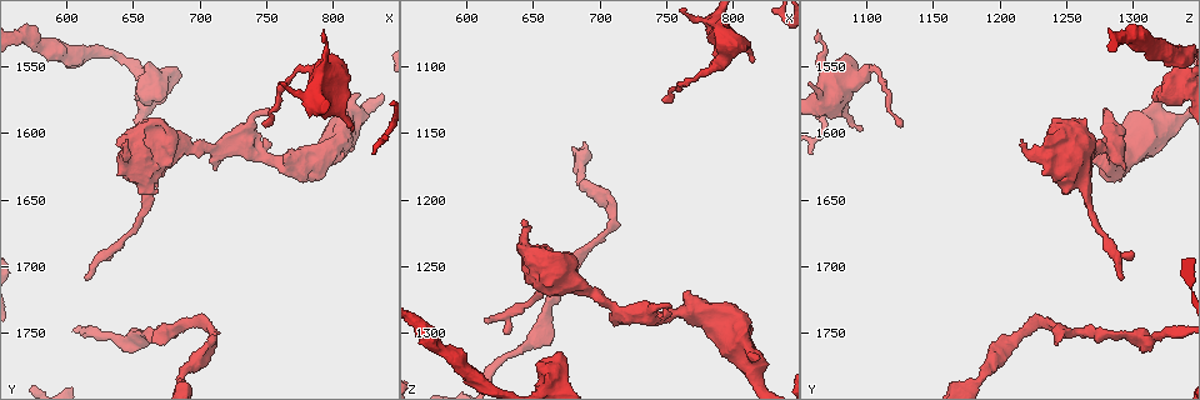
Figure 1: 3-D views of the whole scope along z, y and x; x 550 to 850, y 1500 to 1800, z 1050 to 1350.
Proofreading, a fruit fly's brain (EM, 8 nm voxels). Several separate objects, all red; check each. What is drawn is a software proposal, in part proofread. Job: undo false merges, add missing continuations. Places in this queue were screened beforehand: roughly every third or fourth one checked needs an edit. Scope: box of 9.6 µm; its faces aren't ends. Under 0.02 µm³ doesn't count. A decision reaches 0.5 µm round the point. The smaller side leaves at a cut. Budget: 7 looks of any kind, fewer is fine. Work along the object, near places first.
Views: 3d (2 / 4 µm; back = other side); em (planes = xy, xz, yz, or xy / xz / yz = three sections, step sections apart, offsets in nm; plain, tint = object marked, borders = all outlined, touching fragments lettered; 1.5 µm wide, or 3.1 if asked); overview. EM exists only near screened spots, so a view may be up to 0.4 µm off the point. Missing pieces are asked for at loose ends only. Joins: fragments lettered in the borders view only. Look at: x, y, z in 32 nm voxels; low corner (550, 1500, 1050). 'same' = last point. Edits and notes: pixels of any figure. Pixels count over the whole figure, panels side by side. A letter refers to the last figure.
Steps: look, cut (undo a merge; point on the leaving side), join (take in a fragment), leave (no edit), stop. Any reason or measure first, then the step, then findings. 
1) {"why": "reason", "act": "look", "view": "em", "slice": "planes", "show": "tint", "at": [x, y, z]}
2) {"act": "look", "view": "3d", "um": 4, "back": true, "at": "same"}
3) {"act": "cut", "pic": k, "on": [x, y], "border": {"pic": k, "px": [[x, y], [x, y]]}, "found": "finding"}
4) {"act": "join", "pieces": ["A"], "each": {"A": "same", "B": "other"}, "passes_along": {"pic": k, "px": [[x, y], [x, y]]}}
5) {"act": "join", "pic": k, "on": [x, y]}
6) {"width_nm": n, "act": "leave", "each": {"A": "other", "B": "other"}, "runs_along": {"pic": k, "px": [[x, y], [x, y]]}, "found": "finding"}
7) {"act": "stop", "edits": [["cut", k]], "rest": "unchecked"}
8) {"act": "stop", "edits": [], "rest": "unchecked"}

{"why": "free end", "act": "look", "view": "em", "slice": "xy", "step": 8, "show": "borders", "at": [670, 1576, 1314]}

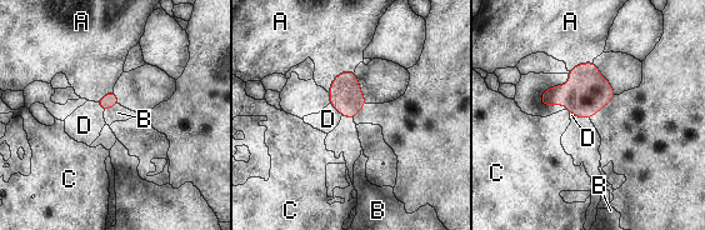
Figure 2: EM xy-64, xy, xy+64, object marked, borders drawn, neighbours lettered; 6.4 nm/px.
{"why": "another direction", "act": "look", "view": "em", "slice": "planes", "show": "borders", "at": "same"}

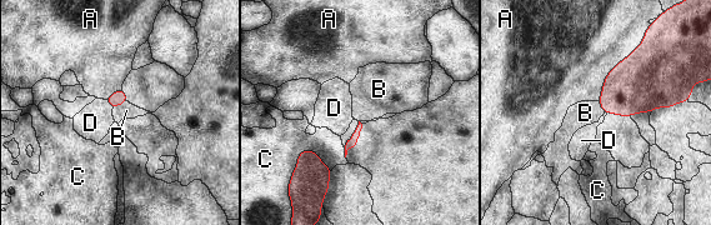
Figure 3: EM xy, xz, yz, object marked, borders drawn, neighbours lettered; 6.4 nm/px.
{"act": "join", "pieces": ["D"], "each": {"A": "other", "B": "other", "C": "other", "D": "same"}, "passes_along": {"pic": 3, "px": [[119, 96], [109, 104], [93, 123]]}, "found": "the neuron continues"}

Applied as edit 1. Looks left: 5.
{"act": "look", "view": "overview"}

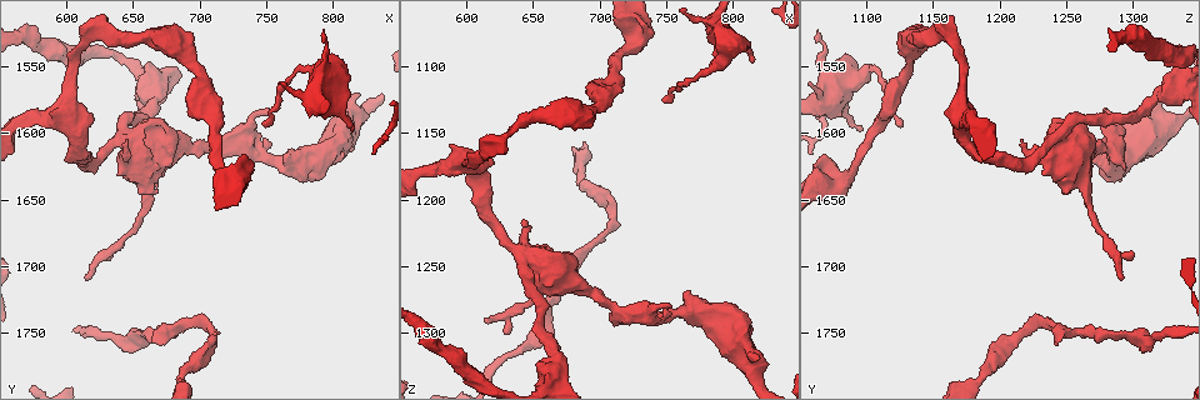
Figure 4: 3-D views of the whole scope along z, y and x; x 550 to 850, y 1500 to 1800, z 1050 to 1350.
{"why": "free end", "act": "look", "view": "3d", "um": 4, "at": [820, 1570, 1318]}

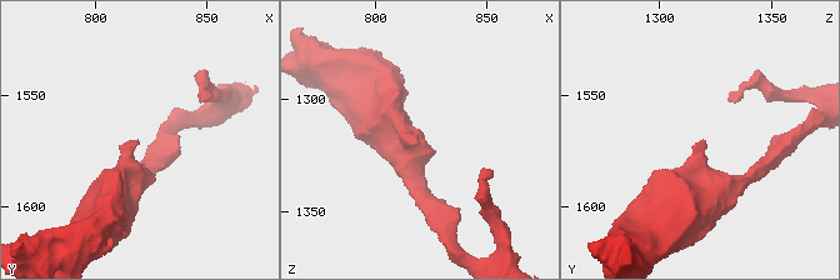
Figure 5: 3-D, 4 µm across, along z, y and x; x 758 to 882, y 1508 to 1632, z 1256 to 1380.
{"act": "look", "view": "em", "slice": "yz", "step": 8, "show": "borders", "at": [819, 1570, 1319]}

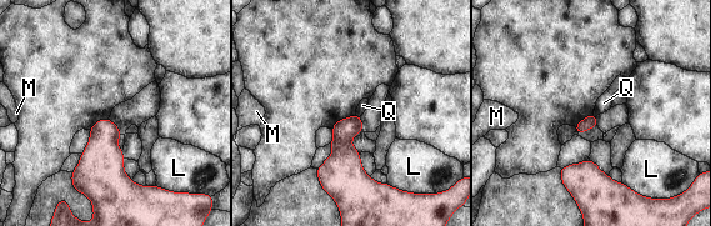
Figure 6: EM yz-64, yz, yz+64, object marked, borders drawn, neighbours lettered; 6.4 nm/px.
{"act": "leave", "each": {"L": "other", "M": "other", "Q": "other"}, "border": {"pic": 6, "px": [[356, 114], [360, 115]]}, "found": "no lettered fragment goes on from it"}

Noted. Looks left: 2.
{"why": "branch stops here", "act": "look", "view": "em", "slice": "planes", "show": "borders", "at": [814, 1596, 1098]}

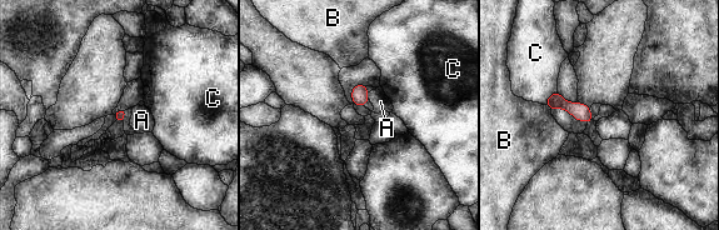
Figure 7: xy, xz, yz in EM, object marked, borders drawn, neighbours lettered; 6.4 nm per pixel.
{"act": "leave", "each": {"A": "other", "B": "other", "C": "other"}, "found": "no lettered fragment goes on from it"}

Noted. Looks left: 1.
{"act": "stop", "edits": [["join", 3]], "rest": "unchecked"}

